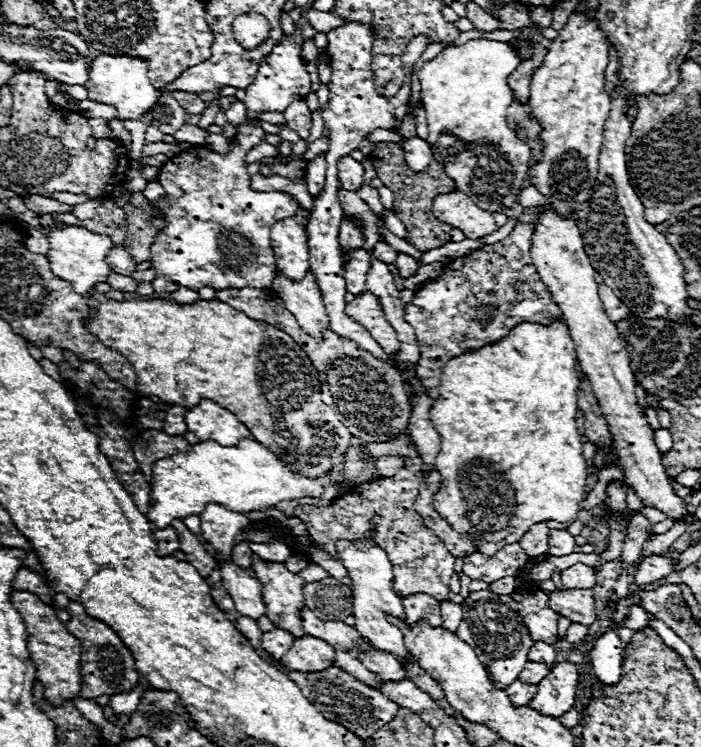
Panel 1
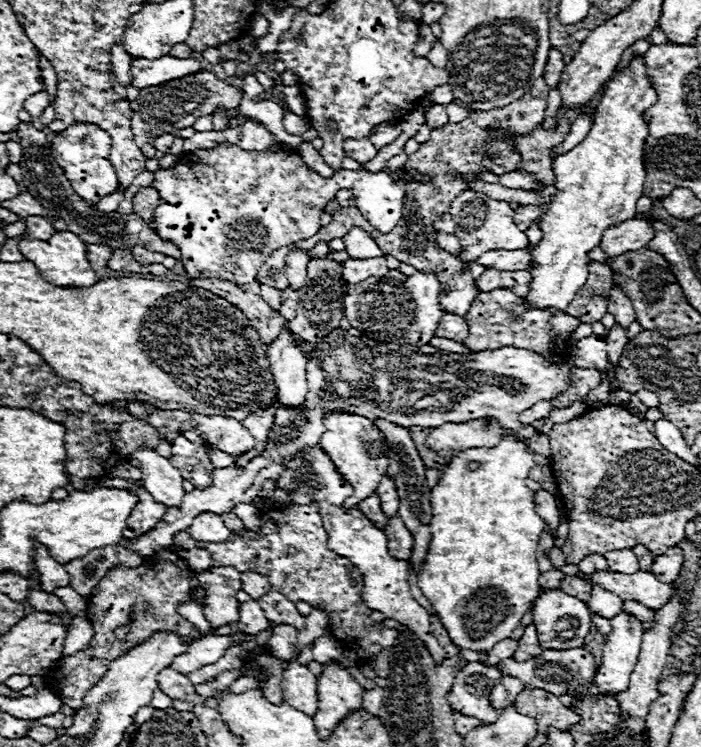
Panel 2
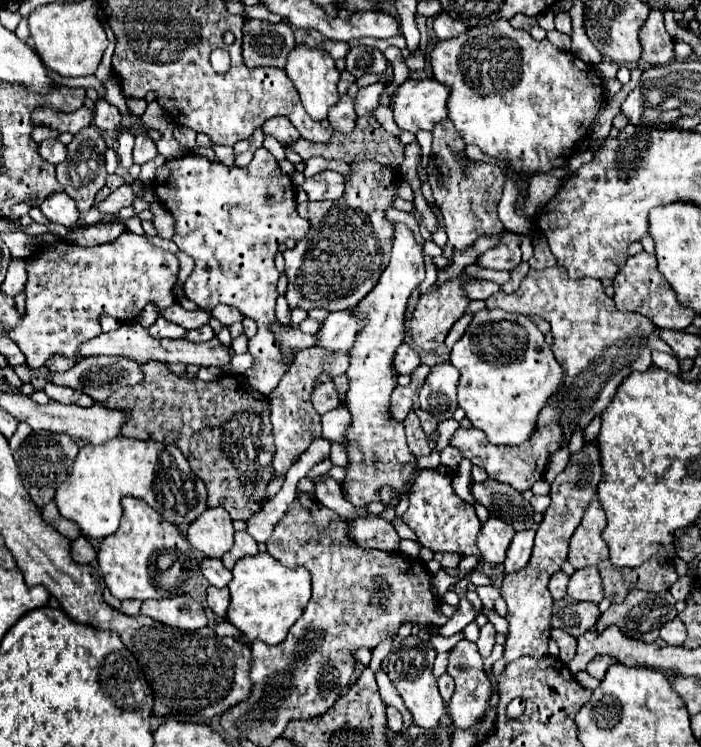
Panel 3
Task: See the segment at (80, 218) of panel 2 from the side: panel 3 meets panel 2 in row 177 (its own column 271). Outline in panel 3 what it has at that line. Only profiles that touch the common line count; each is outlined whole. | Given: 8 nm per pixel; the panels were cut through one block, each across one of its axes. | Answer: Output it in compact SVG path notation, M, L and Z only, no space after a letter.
M246 20L242 56L246 66L278 66L284 68L286 56L296 46L290 24Z

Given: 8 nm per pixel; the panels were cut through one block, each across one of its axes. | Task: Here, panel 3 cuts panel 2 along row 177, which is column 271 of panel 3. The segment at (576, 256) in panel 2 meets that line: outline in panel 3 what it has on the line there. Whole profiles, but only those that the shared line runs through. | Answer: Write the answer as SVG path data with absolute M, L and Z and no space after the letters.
M258 552L256 556L244 556L238 560L238 564L232 568L232 582L230 588L230 608L226 612L226 622L238 628L238 632L244 636L248 644L254 644L256 640L262 640L264 644L278 644L286 638L288 628L302 616L308 600L310 600L310 574L306 568L286 568L276 558L272 558L268 552Z

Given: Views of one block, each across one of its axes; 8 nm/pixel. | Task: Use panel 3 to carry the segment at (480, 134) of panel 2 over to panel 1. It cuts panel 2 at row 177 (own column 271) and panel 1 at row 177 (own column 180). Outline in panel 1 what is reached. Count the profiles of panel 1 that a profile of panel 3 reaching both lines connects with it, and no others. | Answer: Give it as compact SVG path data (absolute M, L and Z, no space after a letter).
M378 142L370 154L370 160L374 162L376 176L384 182L386 188L390 188L394 192L394 208L392 210L406 226L408 242L418 250L432 250L432 248L440 248L440 246L448 244L452 240L450 230L453 227L440 222L432 214L432 200L440 192L454 192L456 190L456 182L444 172L444 166L440 162L432 160L432 164L426 170L414 172L406 164L404 150L400 148L400 144L394 144L394 142Z

